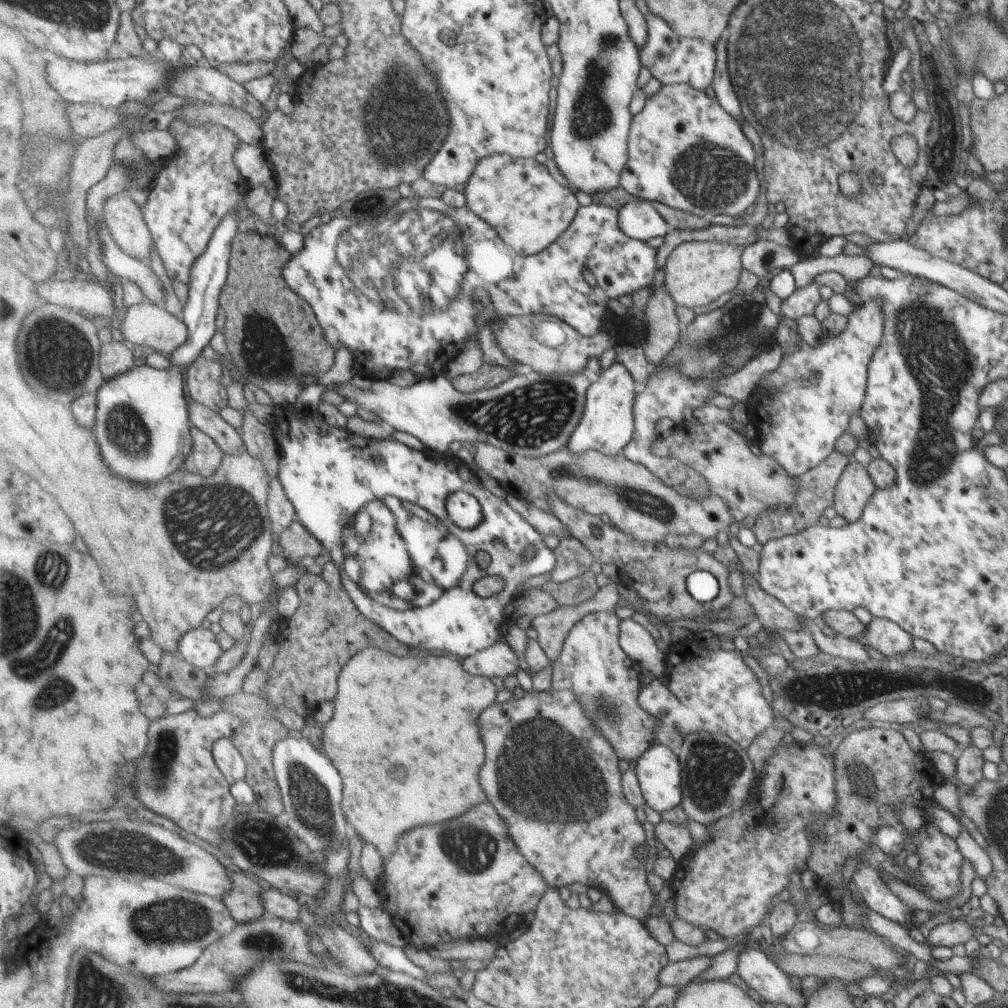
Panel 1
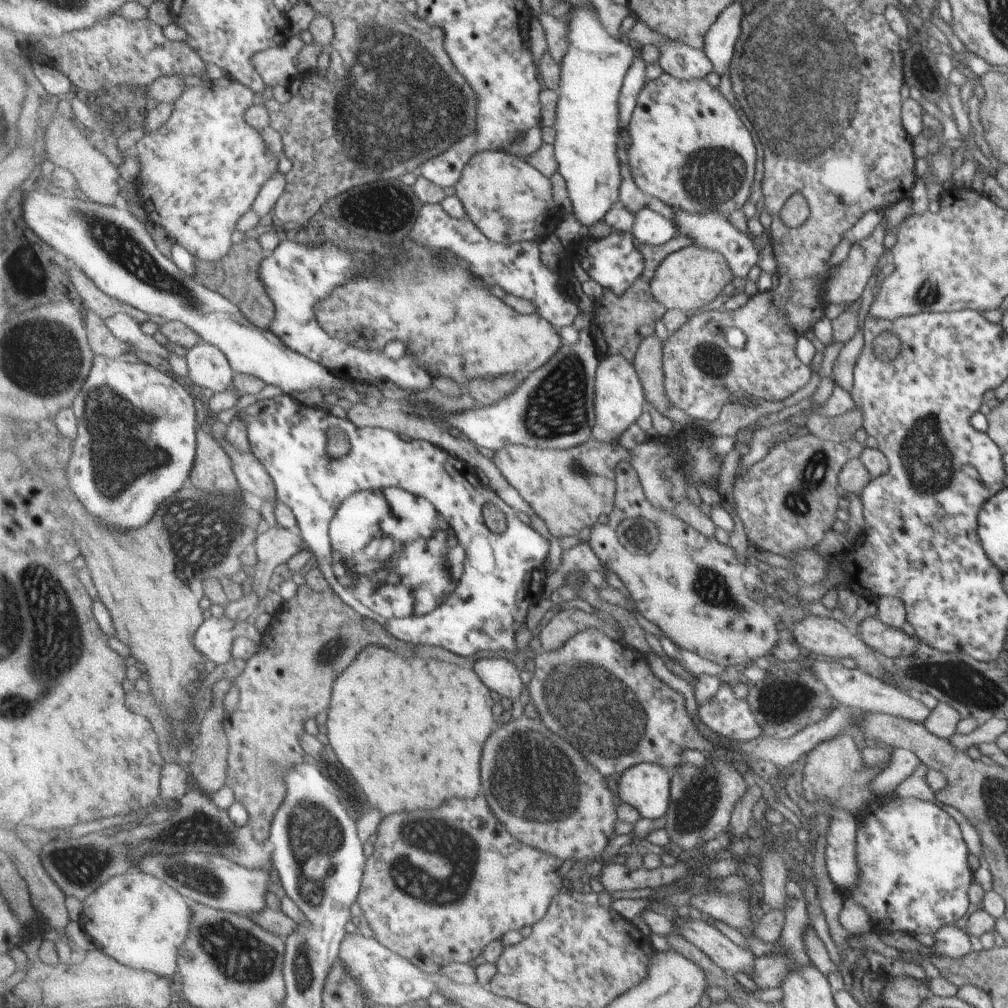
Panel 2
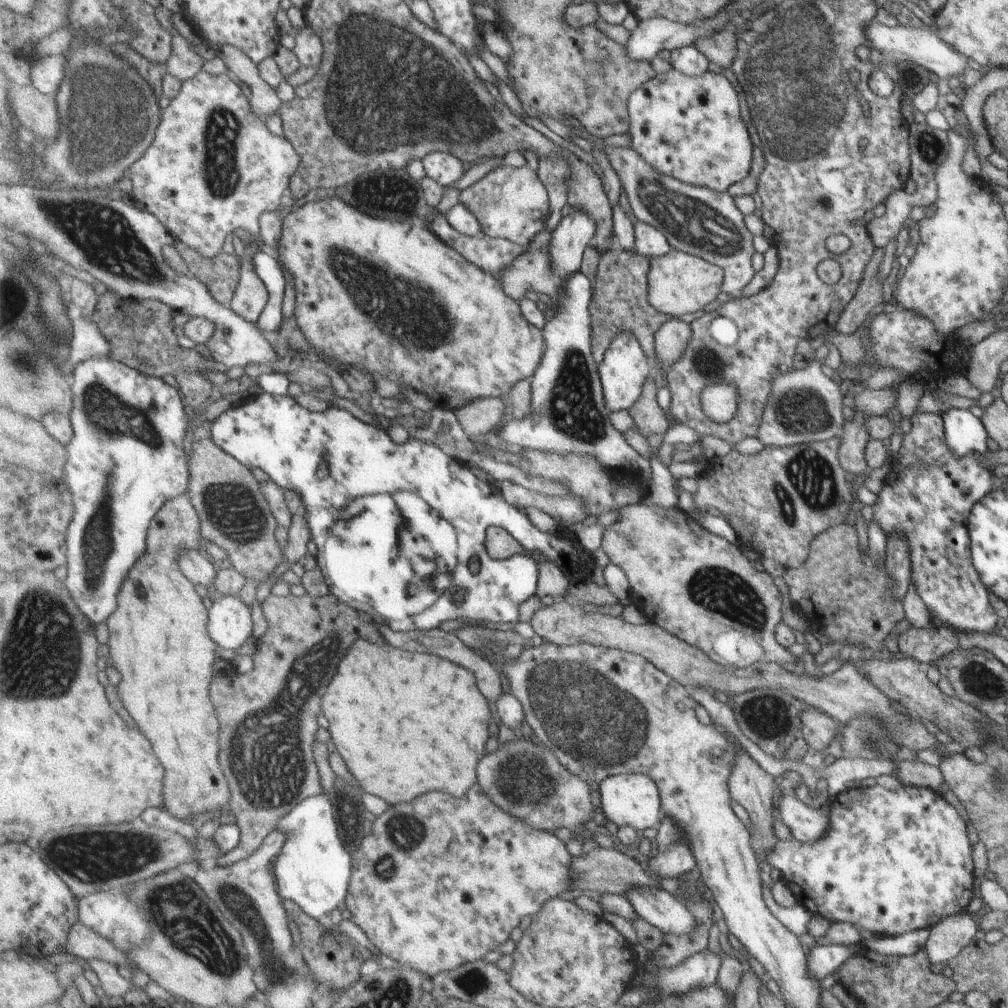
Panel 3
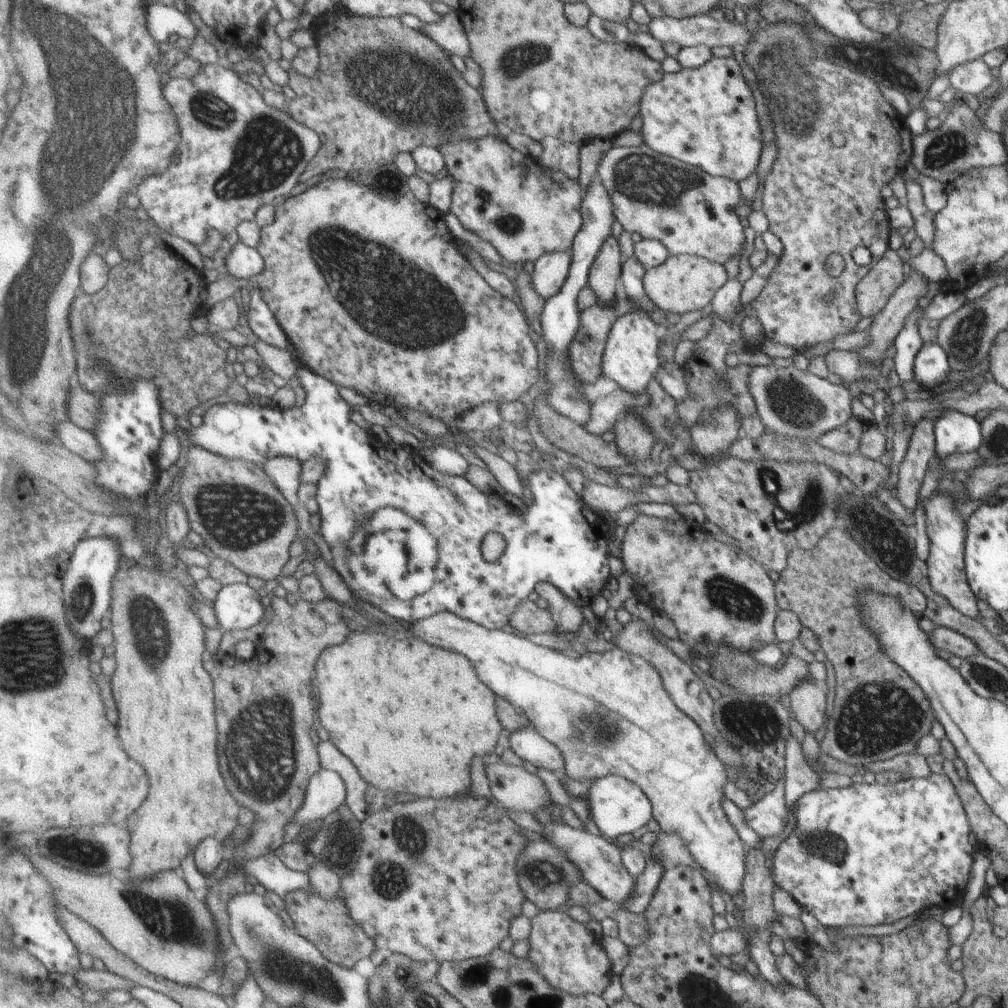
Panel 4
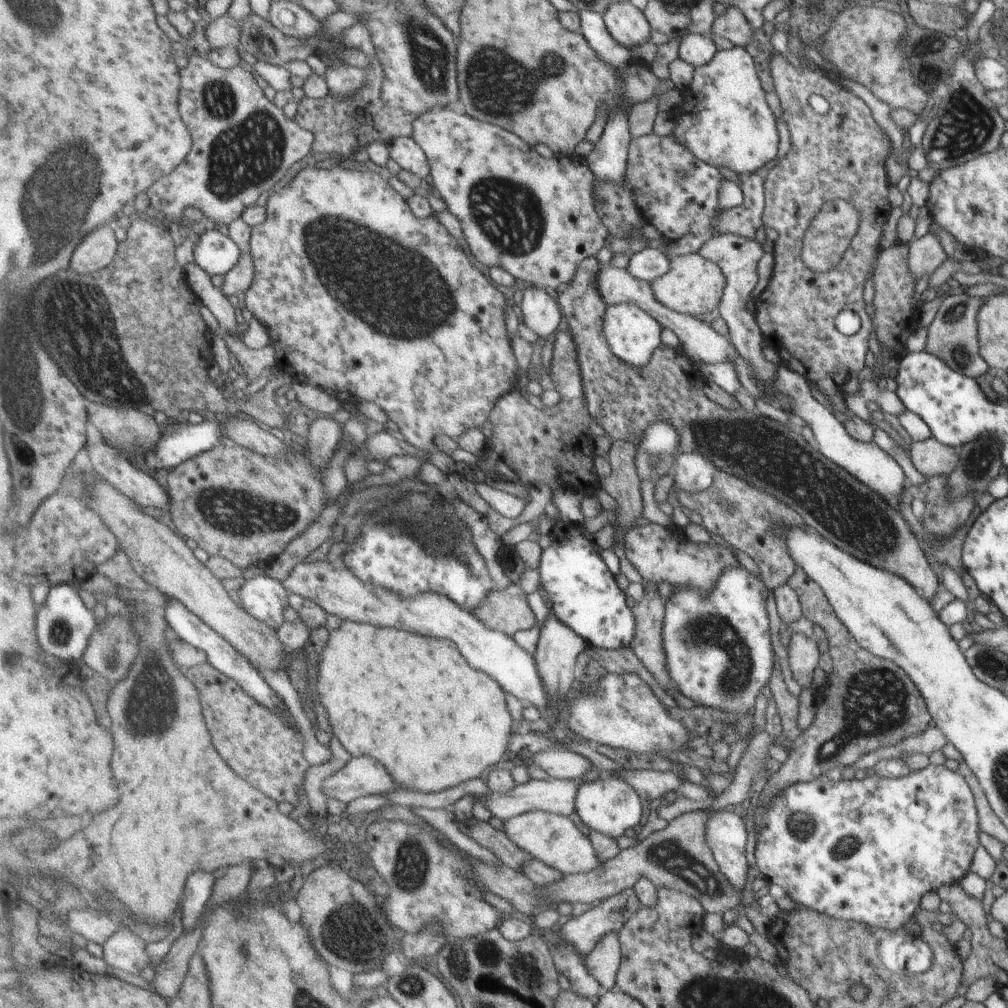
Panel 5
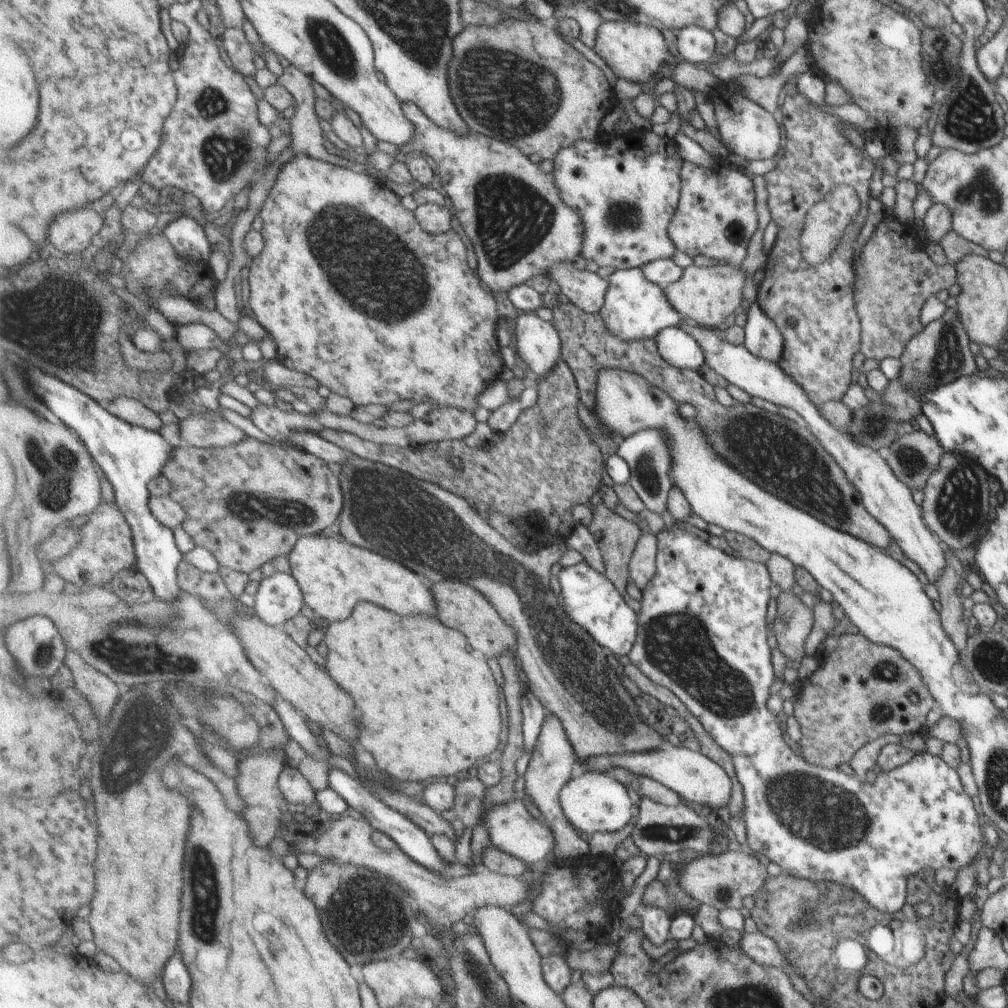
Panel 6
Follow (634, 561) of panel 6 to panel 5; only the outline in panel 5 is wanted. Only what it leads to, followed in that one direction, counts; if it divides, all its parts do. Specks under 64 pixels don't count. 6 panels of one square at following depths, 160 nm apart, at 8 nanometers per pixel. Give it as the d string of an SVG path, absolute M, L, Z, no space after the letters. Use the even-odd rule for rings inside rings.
M655 581L644 582L644 596L633 606L637 632L632 650L665 692L666 688L678 692L678 687L672 683L664 668L665 654L660 637L664 604L659 597Z

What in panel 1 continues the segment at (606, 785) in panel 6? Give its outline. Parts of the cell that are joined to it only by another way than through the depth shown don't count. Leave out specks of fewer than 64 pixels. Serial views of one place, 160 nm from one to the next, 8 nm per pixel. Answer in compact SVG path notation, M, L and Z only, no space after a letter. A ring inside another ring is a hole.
M655 744L635 768L645 803L657 814L681 803L681 770L673 747Z

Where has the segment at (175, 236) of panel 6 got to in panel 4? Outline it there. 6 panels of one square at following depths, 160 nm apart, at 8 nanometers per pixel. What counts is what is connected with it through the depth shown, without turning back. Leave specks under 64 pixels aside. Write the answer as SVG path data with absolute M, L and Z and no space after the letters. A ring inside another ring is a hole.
M235 238L231 239L231 246L225 263L232 277L253 280L266 271L265 260L257 248L250 248Z

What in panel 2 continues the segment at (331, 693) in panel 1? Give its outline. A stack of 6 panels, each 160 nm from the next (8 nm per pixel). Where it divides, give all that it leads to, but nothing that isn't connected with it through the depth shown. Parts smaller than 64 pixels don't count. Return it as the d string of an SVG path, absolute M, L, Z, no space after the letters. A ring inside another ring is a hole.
M307 585L299 586L294 599L287 599L287 609L272 620L269 632L261 634L258 651L247 661L244 671L237 677L235 684L239 689L239 702L233 708L223 711L229 746L227 746L227 778L225 784L234 790L236 800L244 805L250 816L254 836L261 843L270 838L274 816L279 807L286 802L288 784L284 777L294 767L303 765L308 749L297 748L297 730L306 726L313 732L312 720L331 704L331 690L338 676L350 666L359 653L371 645L399 648L403 656L411 656L415 648L403 644L397 636L391 636L383 624L375 624L371 616L359 614L350 604L331 592L317 592Z

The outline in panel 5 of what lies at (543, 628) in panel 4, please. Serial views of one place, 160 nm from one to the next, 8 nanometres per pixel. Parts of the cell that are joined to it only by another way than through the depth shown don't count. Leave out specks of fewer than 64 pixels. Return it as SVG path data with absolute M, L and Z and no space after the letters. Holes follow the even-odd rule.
M510 583L505 590L496 590L493 588L493 591L490 592L487 604L485 604L483 608L475 607L471 614L475 615L478 619L482 619L488 627L501 630L513 638L515 631L530 629L537 624L537 618L535 618L531 606L527 604L525 595L526 593L521 589L518 583Z

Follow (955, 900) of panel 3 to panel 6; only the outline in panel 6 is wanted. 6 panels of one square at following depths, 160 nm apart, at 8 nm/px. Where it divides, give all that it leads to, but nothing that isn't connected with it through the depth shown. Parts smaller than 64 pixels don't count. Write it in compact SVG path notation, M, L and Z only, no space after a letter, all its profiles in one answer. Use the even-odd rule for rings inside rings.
M664 526L655 534L655 576L641 592L642 599L639 601L638 610L638 640L627 654L628 662L635 665L647 678L670 690L690 713L699 721L703 730L730 756L735 769L737 780L741 783L744 796L744 813L746 844L753 854L756 854L766 863L775 862L781 866L781 871L800 879L811 879L816 883L839 883L857 891L874 909L884 913L898 913L905 906L907 882L915 875L921 874L923 868L928 866L931 870L937 868L961 869L968 864L983 846L979 820L975 816L975 810L971 806L969 796L963 792L957 774L951 770L939 756L933 756L925 748L923 752L912 751L900 744L888 743L880 748L877 754L875 767L880 771L876 774L873 784L867 784L854 776L846 776L839 770L815 768L807 766L797 752L791 752L791 748L783 742L779 720L767 710L767 696L769 686L773 682L773 668L769 662L769 644L765 638L765 614L767 614L767 600L769 600L769 575L763 563L758 563L745 558L733 558L717 548L711 548L707 542L699 540L697 536L685 534L681 530Z

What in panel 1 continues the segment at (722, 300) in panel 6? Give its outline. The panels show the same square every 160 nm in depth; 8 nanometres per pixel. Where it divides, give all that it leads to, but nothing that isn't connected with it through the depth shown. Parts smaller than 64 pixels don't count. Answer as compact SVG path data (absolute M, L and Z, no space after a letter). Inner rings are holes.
M689 241L673 247L664 262L663 284L677 307L688 309L705 306L737 286L741 264L739 246L715 241Z

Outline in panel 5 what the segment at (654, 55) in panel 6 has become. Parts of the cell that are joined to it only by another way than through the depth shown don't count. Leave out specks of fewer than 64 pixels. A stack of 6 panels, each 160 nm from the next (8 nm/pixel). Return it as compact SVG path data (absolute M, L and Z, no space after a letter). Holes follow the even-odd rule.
M629 1L613 3L604 19L611 36L628 49L649 42L653 36L653 28L643 11Z

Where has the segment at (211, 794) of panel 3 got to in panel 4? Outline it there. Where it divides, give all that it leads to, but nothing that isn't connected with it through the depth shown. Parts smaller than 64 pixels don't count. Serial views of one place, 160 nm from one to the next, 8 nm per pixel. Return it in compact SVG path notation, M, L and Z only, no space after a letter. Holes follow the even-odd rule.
M149 555L145 556L145 561L129 563L124 569L119 569L113 576L111 582L111 610L110 622L111 639L109 651L113 652L115 662L117 662L115 673L111 679L111 691L113 692L114 700L117 700L119 706L119 734L123 736L123 744L127 744L127 754L131 758L137 758L143 768L147 768L147 774L151 778L151 796L147 798L147 802L143 804L145 808L141 808L135 818L131 818L131 824L127 824L129 832L131 832L131 854L133 854L133 862L129 868L129 882L141 883L142 881L149 881L153 876L158 876L158 873L165 871L165 868L179 869L181 862L195 852L196 848L207 838L215 837L221 842L231 835L231 832L237 828L239 820L239 812L241 812L242 804L233 796L228 787L221 770L219 770L219 754L217 754L217 724L215 724L215 694L213 694L213 680L207 674L207 670L203 668L203 661L207 658L205 650L205 630L203 630L203 616L199 616L199 612L195 612L195 608L191 608L191 600L197 597L197 590L195 585L187 583L187 580L178 580L171 576L160 573L156 569L159 558Z

